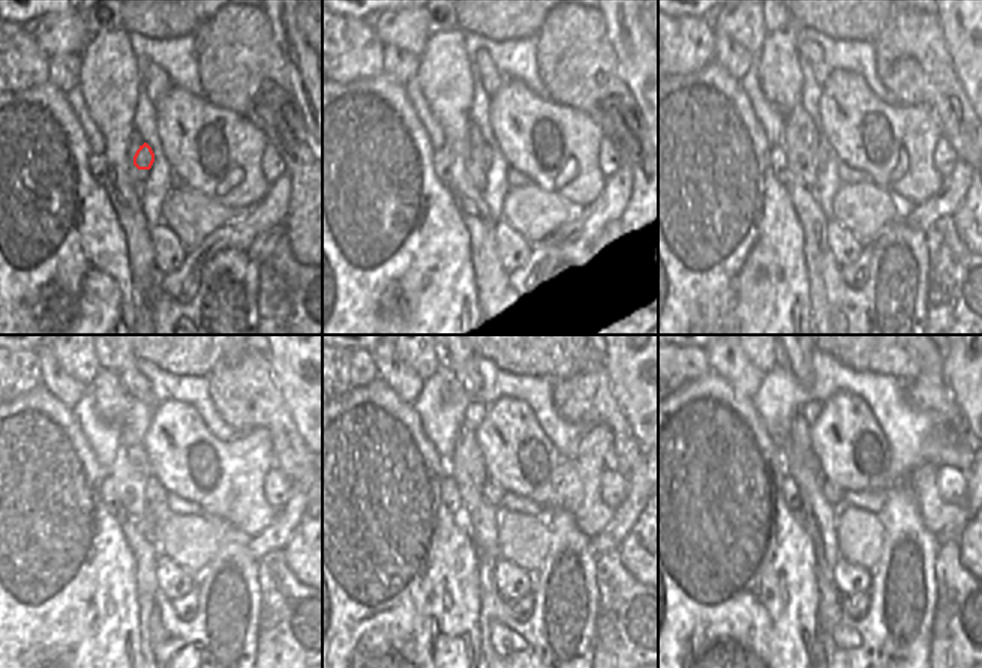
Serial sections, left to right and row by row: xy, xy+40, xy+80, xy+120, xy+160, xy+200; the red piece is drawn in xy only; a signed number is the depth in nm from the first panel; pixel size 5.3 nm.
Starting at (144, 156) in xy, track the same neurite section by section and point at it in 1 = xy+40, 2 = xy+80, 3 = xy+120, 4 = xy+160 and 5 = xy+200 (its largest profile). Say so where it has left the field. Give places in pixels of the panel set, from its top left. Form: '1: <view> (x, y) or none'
1: xy+40 (485, 155)
2: xy+80 (823, 147)
3: xy+120 (155, 493)
4: xy+160 (490, 491)
5: xy+200 (832, 493)

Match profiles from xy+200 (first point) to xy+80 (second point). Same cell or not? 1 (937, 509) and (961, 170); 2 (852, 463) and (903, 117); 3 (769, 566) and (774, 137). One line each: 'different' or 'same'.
1: different
2: same
3: different

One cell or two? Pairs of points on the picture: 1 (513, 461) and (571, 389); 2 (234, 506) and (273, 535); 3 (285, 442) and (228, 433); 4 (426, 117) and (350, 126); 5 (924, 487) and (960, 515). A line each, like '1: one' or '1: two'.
1: two
2: two
3: two
4: two
5: one

